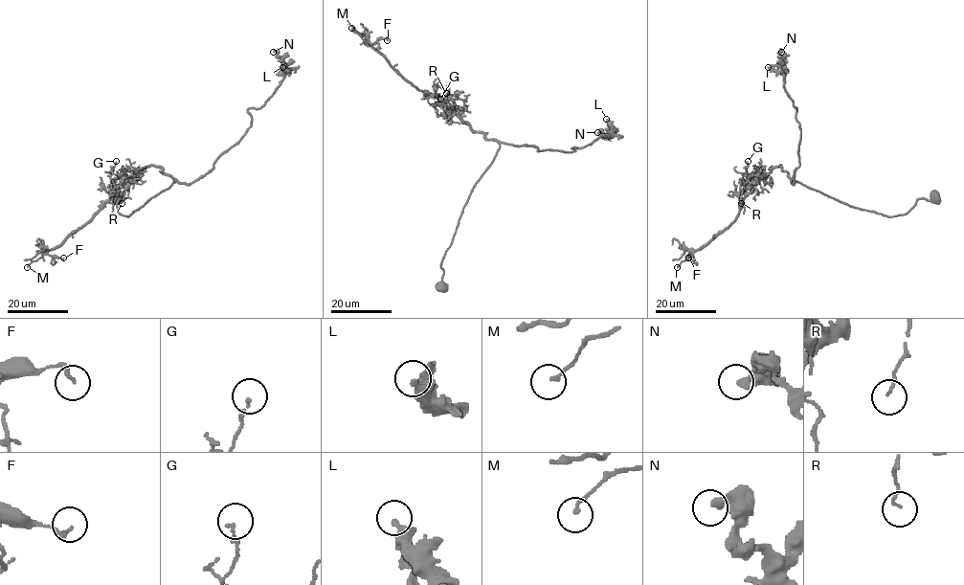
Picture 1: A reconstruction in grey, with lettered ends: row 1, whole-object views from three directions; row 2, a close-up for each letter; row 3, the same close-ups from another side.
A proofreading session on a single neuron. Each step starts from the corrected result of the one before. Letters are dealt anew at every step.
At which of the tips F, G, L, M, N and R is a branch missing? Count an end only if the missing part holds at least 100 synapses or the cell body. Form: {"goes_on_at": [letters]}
{"goes_on_at": []}

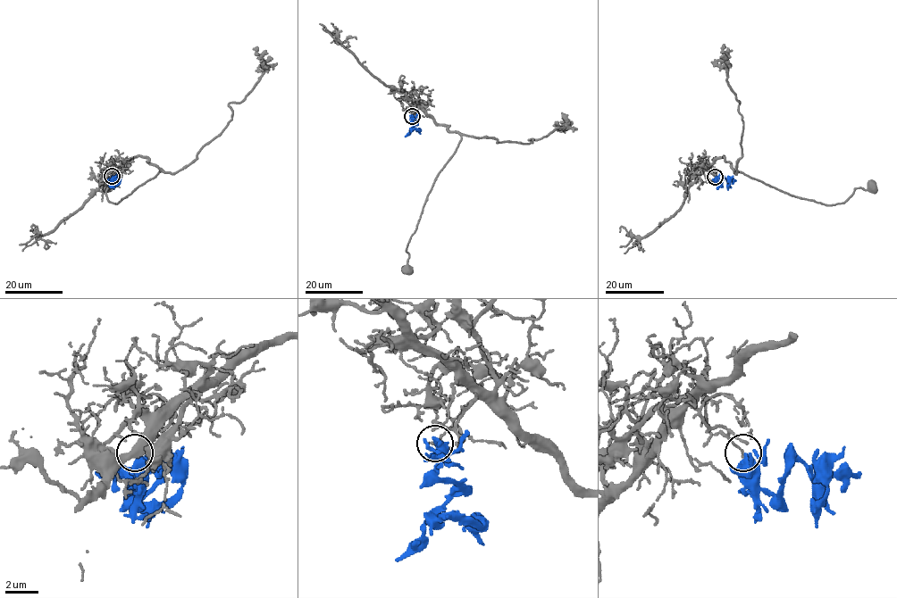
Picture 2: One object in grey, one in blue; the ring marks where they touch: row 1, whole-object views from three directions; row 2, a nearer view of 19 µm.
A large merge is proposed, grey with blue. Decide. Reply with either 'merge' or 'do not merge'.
do not merge

